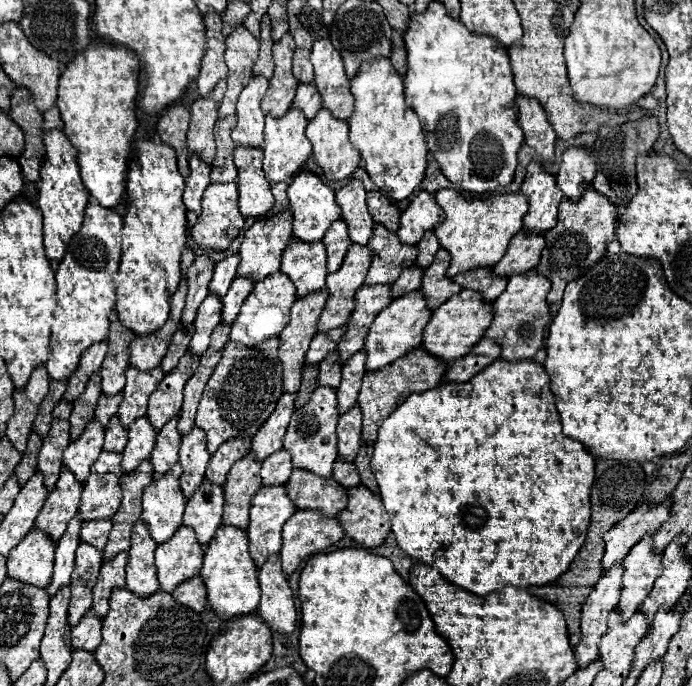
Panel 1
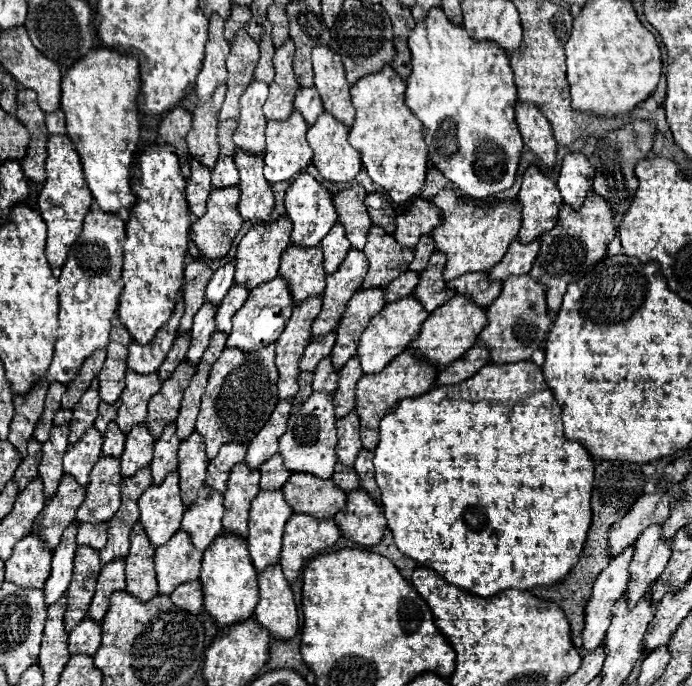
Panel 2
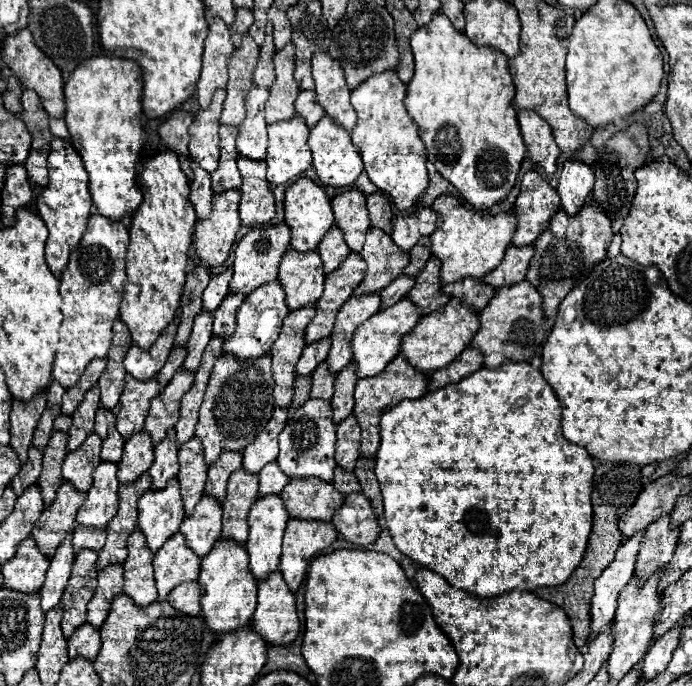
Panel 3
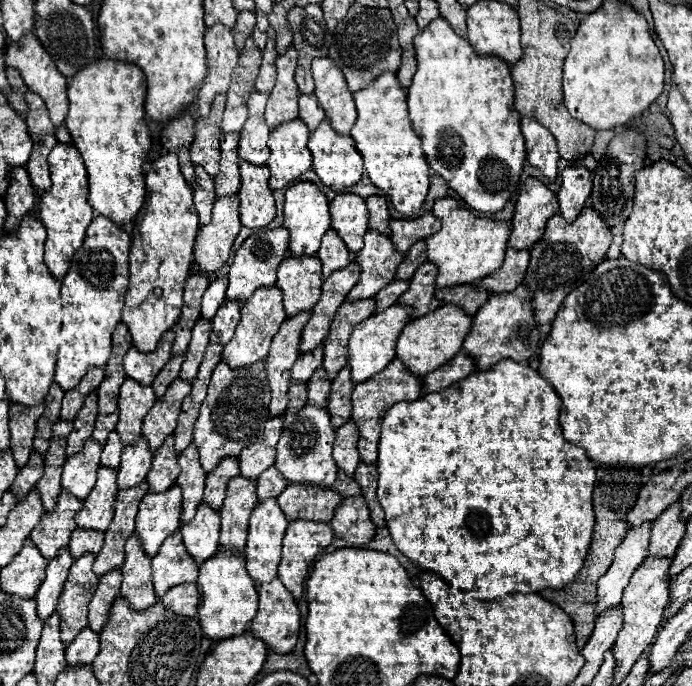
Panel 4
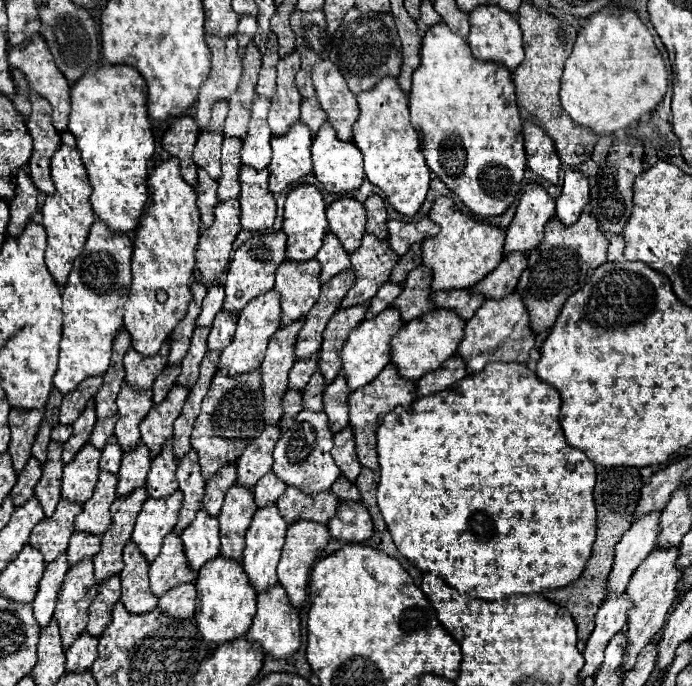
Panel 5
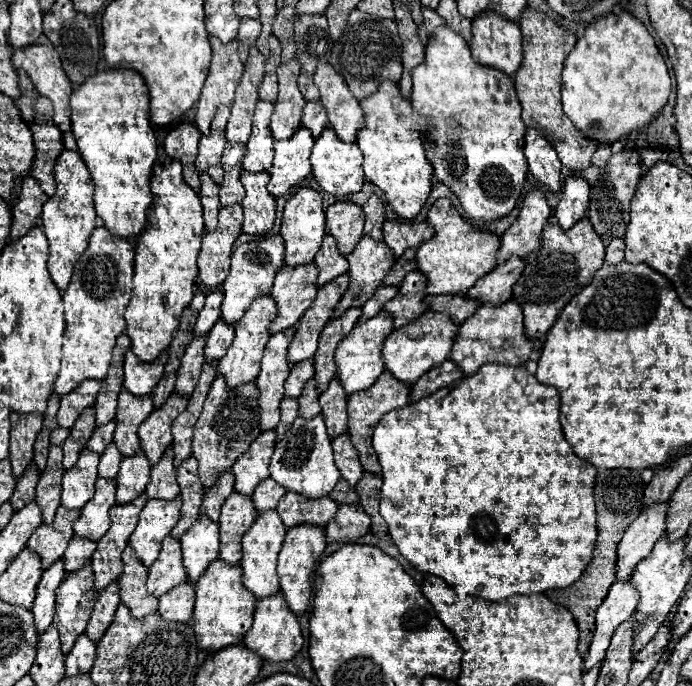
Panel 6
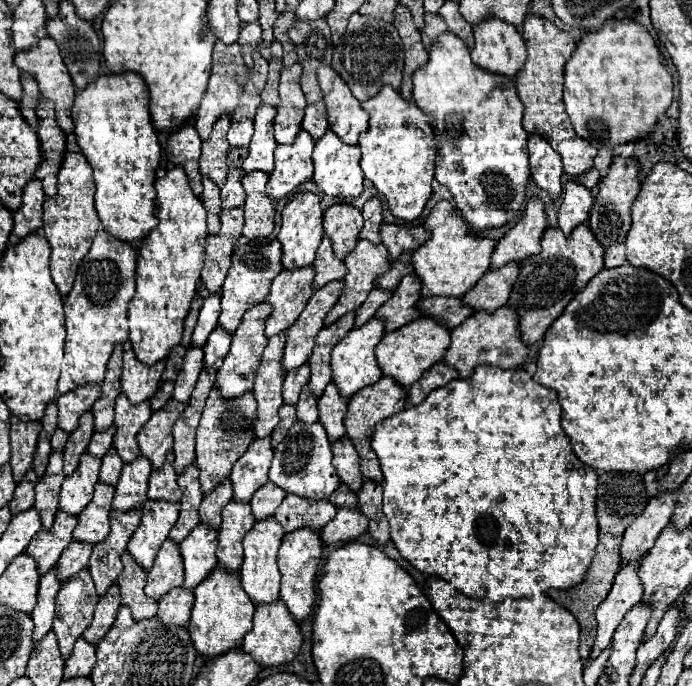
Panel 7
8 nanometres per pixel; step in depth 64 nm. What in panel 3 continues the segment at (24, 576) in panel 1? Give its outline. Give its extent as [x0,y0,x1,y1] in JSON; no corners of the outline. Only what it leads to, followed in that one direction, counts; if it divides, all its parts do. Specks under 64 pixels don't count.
[2,538,50,592]

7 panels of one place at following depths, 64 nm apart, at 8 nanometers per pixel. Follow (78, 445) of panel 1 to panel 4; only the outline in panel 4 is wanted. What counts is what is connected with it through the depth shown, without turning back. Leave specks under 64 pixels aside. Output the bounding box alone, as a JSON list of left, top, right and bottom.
[62,436,102,498]

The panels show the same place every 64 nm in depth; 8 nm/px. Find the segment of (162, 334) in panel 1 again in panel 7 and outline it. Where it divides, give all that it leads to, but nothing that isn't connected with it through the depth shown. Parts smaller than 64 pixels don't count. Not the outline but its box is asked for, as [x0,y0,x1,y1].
[122,352,164,404]

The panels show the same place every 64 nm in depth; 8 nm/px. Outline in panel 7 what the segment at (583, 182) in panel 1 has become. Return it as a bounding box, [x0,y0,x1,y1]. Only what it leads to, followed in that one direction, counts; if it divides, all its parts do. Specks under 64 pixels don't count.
[558,182,592,236]

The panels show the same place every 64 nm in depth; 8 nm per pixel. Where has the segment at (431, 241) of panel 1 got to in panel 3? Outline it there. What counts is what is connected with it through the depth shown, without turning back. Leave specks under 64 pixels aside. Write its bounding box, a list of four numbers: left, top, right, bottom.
[404,236,432,276]

